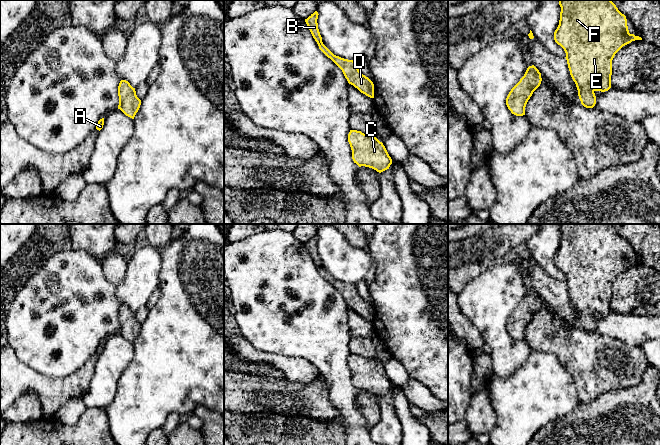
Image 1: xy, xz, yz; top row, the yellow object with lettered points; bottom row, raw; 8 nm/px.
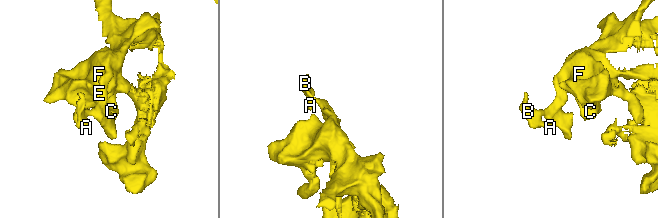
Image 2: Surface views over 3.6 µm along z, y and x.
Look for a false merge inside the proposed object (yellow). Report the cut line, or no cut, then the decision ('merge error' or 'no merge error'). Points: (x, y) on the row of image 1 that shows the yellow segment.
no cut | no merge error

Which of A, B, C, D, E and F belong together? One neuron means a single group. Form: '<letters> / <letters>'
A B C D E F

